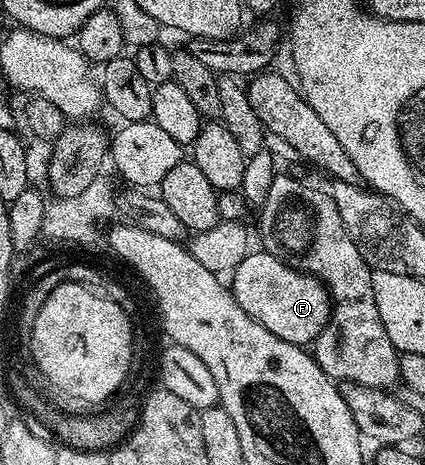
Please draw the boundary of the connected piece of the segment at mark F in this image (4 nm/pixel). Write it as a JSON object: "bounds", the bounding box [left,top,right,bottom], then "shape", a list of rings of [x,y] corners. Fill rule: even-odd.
{"bounds":[230,250,333,346],"shape":[[[263,250],[249,251],[242,263],[231,271],[230,279],[230,291],[238,306],[266,326],[270,334],[291,344],[308,346],[316,335],[317,339],[327,329],[332,319],[333,302],[325,284]]]}

